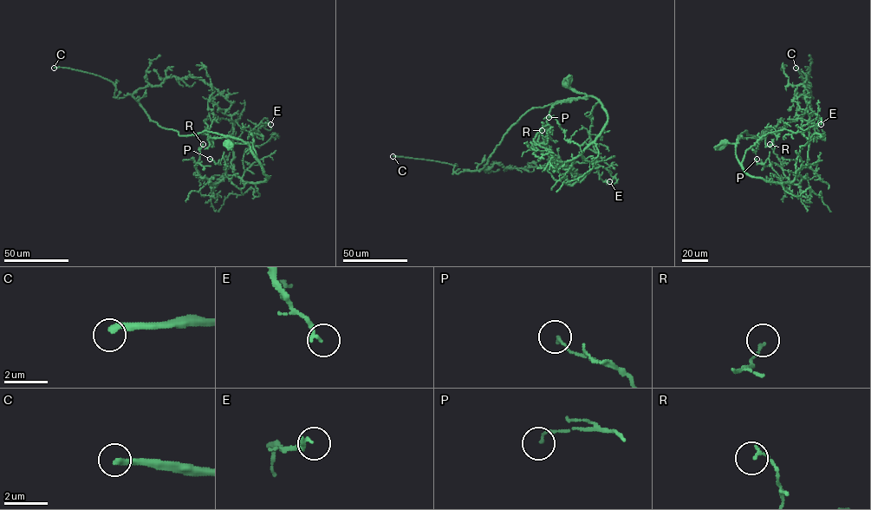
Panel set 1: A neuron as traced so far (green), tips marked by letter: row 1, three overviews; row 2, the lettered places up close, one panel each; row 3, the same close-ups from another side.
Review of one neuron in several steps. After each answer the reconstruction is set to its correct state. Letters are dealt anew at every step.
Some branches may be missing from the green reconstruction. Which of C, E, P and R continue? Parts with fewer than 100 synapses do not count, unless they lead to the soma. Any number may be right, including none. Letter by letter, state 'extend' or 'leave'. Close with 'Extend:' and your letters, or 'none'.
C: extend
E: leave
P: leave
R: leave
Extend: C

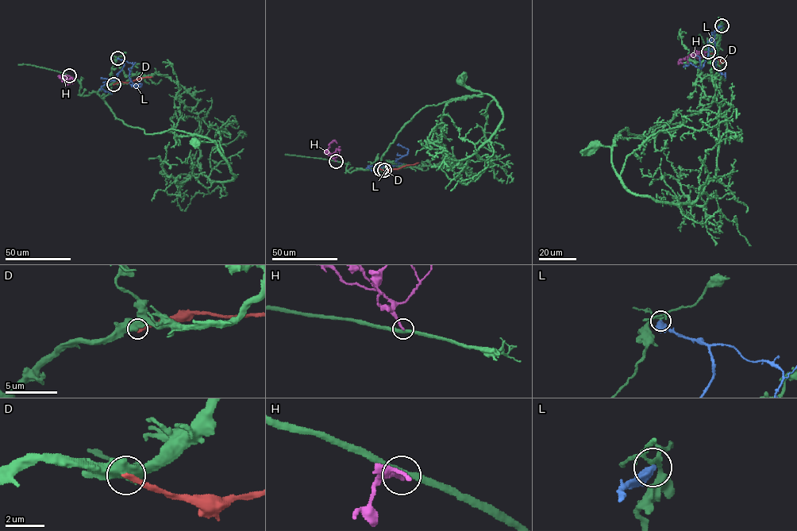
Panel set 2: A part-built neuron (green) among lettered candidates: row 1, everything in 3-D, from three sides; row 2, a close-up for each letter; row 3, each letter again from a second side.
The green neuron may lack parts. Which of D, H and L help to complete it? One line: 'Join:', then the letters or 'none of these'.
Join: none of these

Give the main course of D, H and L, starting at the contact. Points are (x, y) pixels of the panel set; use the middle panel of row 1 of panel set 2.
D: (380, 169), (398, 169), (418, 163)
H: (336, 161), (328, 149), (333, 140), (336, 143)
L: (384, 171), (398, 165), (399, 163), (395, 161), (407, 154), (408, 149), (397, 144)

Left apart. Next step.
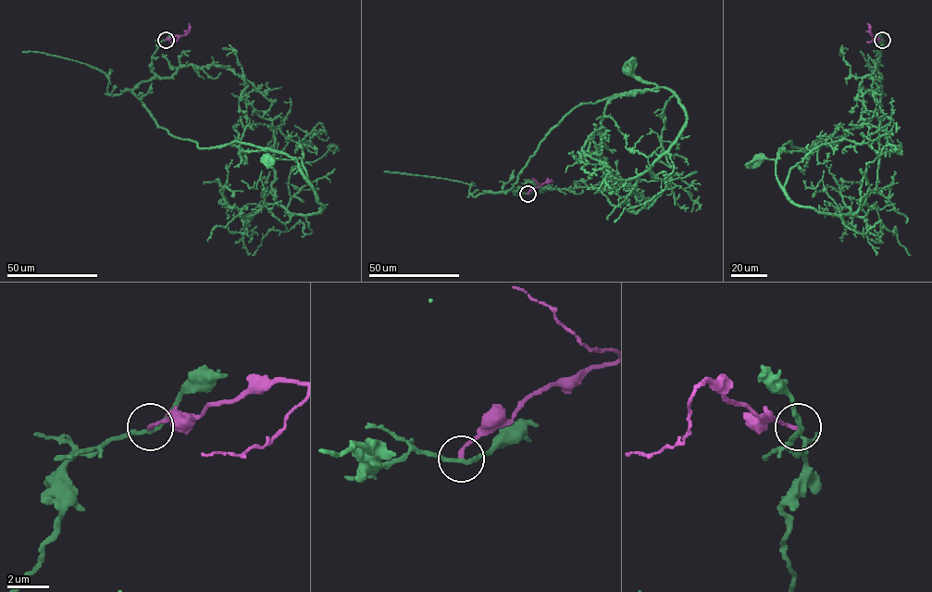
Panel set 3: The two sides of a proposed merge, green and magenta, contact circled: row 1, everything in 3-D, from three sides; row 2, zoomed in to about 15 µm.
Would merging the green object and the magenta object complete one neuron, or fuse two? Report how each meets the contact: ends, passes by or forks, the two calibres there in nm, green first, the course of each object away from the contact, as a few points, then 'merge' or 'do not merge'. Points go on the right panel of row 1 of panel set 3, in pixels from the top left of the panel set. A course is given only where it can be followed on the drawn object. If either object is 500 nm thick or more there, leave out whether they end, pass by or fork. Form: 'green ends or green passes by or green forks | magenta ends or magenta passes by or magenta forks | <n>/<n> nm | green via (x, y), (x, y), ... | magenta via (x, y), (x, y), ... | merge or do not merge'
green passes by | magenta ends | 200/160 nm | green via (882, 40), (877, 70), (880, 107), (870, 119), (808, 148), (789, 142), (777, 160), (758, 158) | magenta via (882, 39), (871, 35), (868, 23) | do not merge

